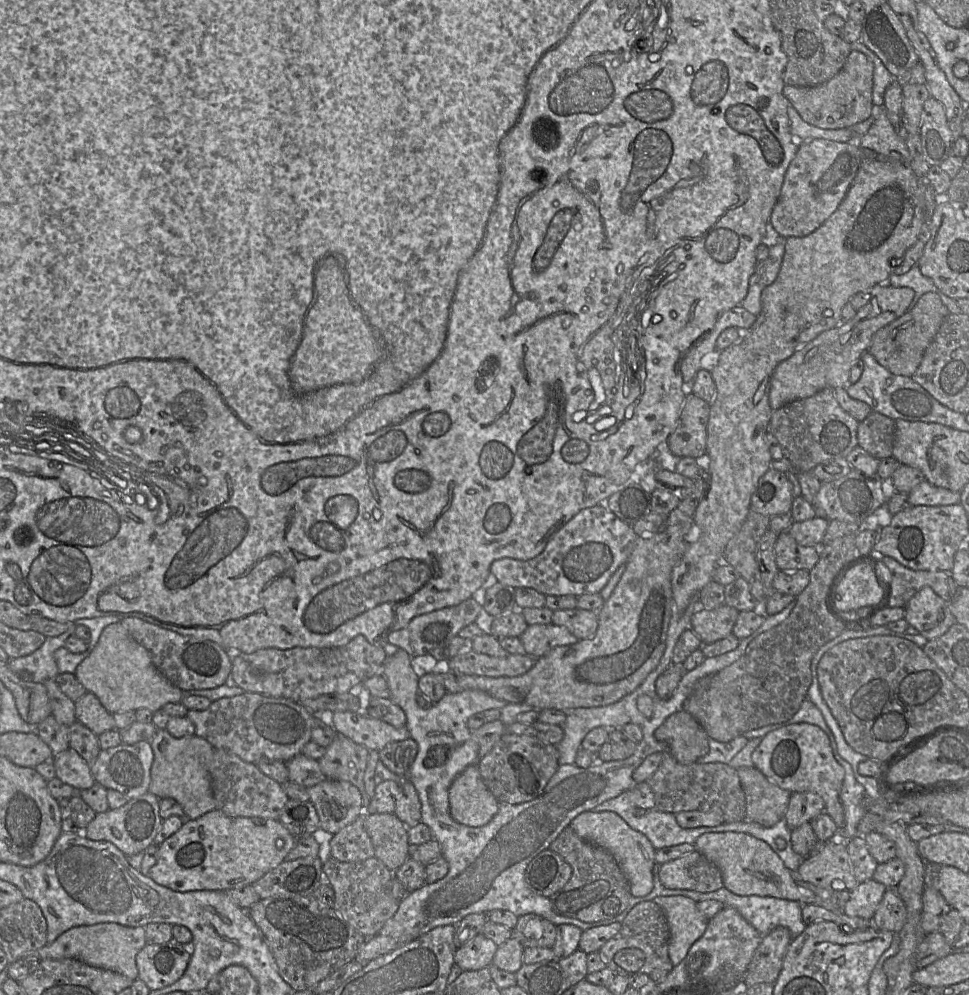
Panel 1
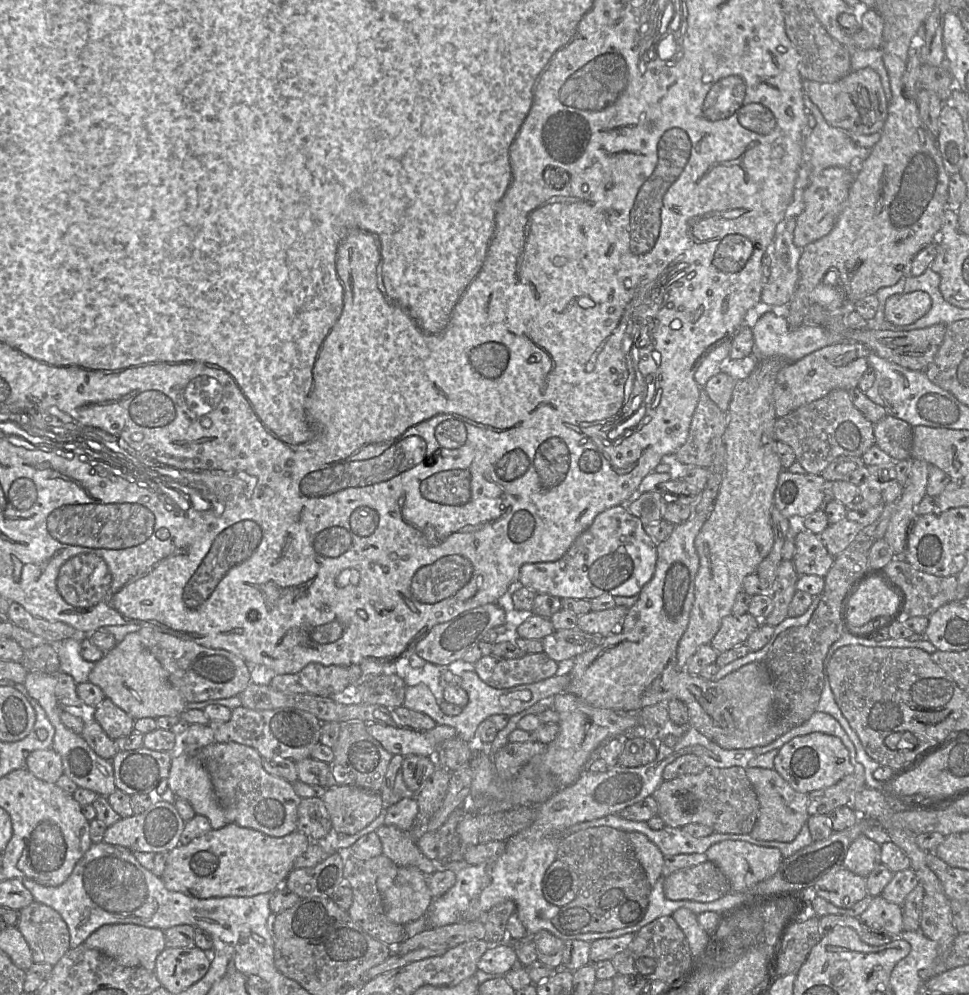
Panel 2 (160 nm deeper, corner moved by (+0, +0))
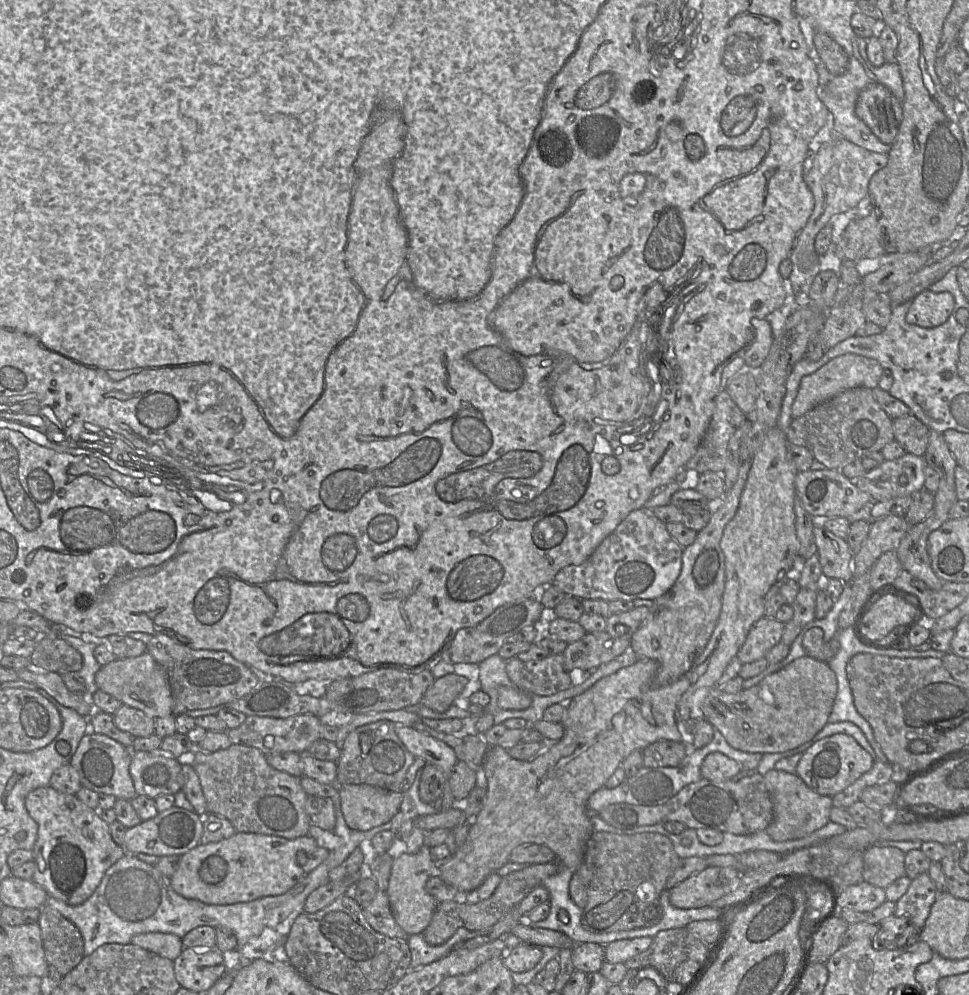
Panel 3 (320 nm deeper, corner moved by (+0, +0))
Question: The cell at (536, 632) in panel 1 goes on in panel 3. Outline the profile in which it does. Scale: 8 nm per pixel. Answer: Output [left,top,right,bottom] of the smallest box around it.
[563,632,630,671]

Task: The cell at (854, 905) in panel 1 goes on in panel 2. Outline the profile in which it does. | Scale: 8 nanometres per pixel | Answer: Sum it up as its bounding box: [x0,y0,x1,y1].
[858,895,903,946]

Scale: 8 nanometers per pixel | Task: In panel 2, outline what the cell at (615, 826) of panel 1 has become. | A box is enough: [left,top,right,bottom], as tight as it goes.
[627,832,665,884]

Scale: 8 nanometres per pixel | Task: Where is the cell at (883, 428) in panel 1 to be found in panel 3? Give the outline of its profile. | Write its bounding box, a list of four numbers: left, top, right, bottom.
[893,415,930,456]

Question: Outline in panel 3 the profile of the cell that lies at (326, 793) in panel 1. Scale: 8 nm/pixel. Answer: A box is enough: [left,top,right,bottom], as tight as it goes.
[338,784,403,831]

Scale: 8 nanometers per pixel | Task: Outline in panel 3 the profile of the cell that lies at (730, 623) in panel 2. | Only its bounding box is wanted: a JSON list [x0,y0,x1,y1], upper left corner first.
[736,617,784,664]

